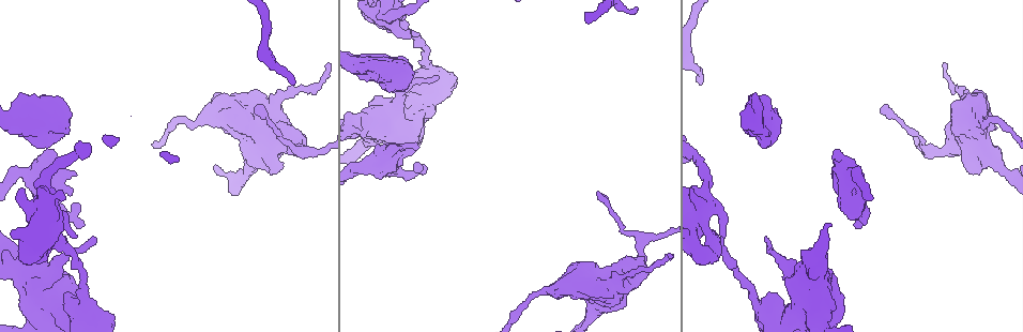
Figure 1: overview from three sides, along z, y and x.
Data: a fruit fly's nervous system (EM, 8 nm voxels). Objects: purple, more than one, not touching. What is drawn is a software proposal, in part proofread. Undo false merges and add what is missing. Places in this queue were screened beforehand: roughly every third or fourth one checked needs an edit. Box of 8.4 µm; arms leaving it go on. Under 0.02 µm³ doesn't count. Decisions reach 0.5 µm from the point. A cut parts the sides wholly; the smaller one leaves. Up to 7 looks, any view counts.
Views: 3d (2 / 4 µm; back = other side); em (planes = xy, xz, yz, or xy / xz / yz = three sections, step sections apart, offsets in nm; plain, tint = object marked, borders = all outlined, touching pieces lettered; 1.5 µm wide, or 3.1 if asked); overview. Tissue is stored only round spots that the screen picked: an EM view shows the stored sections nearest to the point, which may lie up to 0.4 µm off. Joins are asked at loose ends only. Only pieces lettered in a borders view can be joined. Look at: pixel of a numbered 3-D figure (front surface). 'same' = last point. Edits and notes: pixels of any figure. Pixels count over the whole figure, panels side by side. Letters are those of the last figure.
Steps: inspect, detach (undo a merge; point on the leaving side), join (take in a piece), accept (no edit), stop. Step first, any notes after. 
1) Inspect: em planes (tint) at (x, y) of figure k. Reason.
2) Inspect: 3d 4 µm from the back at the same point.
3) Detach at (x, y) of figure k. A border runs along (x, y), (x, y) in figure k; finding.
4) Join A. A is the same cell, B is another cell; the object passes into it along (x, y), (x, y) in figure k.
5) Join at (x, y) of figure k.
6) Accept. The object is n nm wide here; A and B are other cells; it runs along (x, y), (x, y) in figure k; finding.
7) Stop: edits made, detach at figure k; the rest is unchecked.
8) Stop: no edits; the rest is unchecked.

Inspect: 3d 2 µm at (833, 152) of figure 1. Free end.

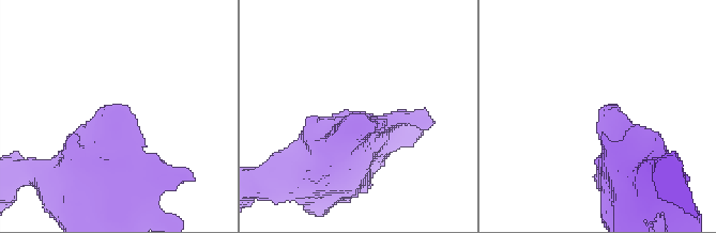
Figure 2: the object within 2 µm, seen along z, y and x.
Inspect: em xz step 4 (plain) at (121, 112) of figure 2.

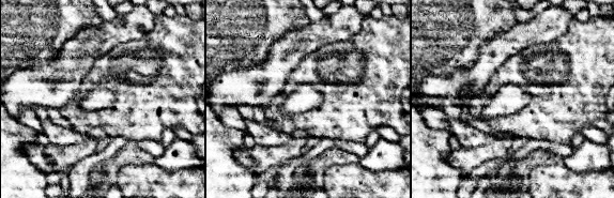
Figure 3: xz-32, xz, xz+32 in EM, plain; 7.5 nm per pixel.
Inspect: em xz step 4 (borders) at the same point. What lies round it.

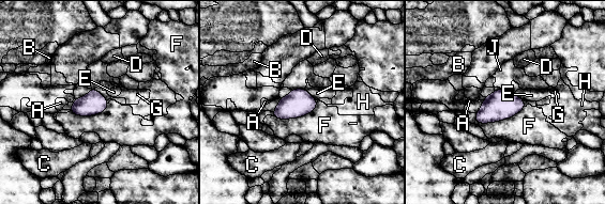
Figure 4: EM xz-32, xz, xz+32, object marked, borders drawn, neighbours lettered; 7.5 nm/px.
Accept. A, B, C, D, E, F, G, H and J are other cells; a border runs along (91, 89), (75, 99) in figure 4; no lettered piece goes on from it.

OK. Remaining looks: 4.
Inspect: 3d 4 µm at (385, 15) of figure 1. Thick turns thin.

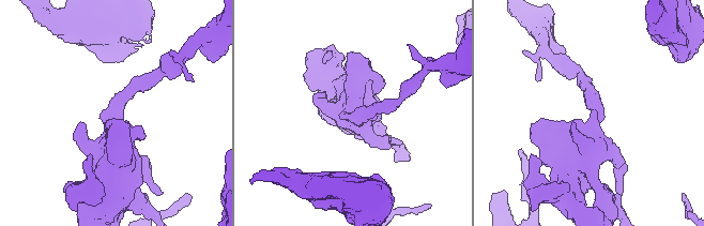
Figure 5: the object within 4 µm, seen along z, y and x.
Inspect: em planes (plain) at (352, 115) of figure 5.

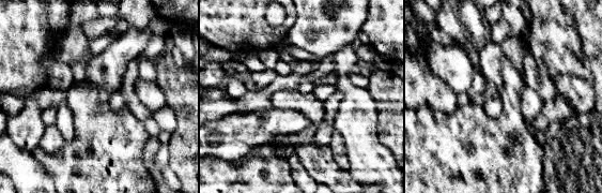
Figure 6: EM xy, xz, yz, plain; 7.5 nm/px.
Inspect: em planes (borders) at the same point.

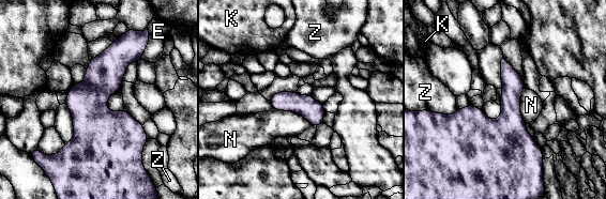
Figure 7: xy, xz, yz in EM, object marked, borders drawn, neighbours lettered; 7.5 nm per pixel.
Accept. E, K, N and Z are other cells; a border runs along (272, 107), (298, 112), (312, 124) in figure 7; continuous, no second neuron.

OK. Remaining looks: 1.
Stop: no edits; the rest is unchecked.

